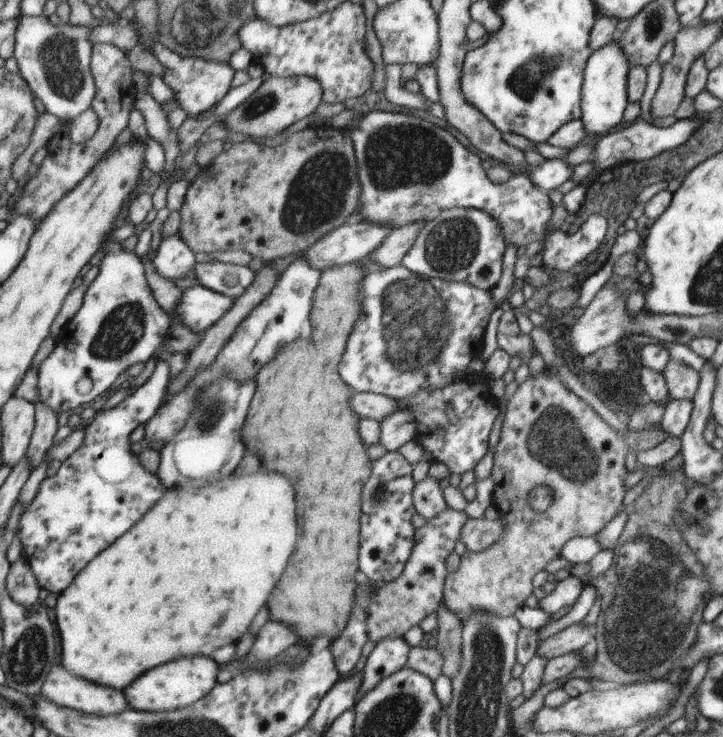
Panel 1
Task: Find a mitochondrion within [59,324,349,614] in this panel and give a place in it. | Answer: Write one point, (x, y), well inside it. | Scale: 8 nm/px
(213, 416)

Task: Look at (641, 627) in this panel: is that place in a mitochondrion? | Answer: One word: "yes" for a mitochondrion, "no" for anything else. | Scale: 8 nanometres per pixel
yes

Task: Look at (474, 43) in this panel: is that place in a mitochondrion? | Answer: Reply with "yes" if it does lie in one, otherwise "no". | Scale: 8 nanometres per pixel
no

